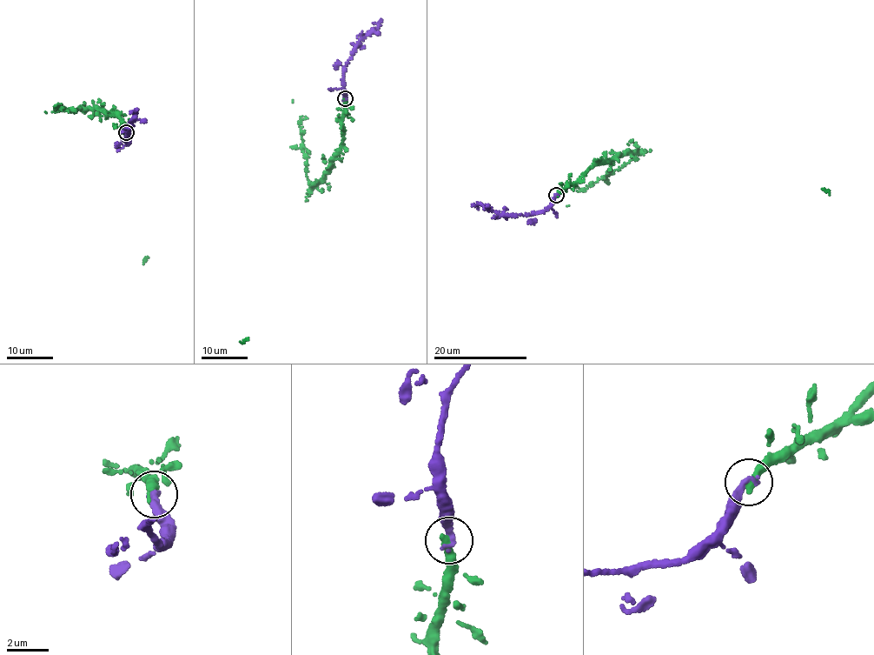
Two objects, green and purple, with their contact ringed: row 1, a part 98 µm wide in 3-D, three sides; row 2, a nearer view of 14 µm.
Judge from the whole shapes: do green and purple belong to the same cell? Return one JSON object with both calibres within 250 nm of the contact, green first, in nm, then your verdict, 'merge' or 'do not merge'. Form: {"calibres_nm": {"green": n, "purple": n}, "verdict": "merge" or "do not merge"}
{"calibres_nm": {"green": 440, "purple": 360}, "verdict": "merge"}

